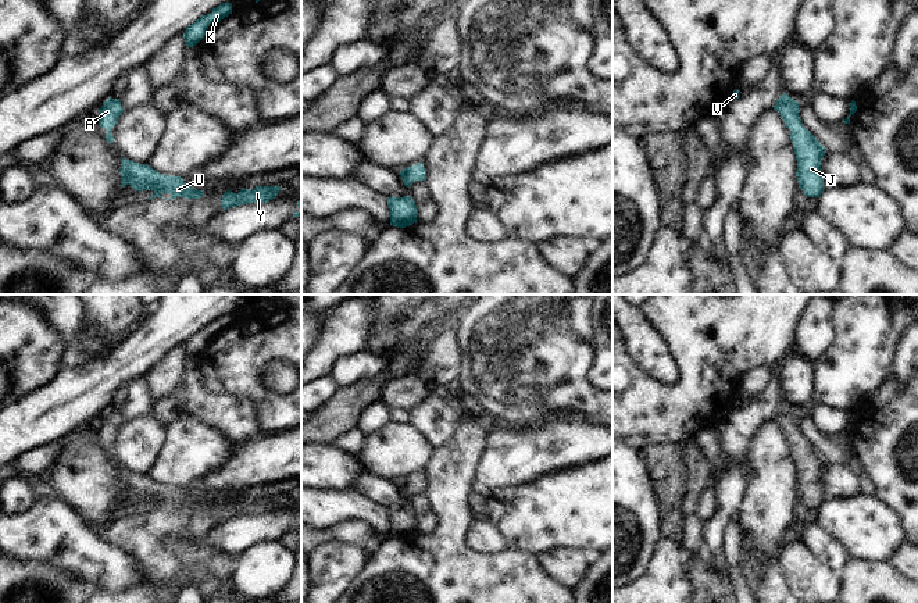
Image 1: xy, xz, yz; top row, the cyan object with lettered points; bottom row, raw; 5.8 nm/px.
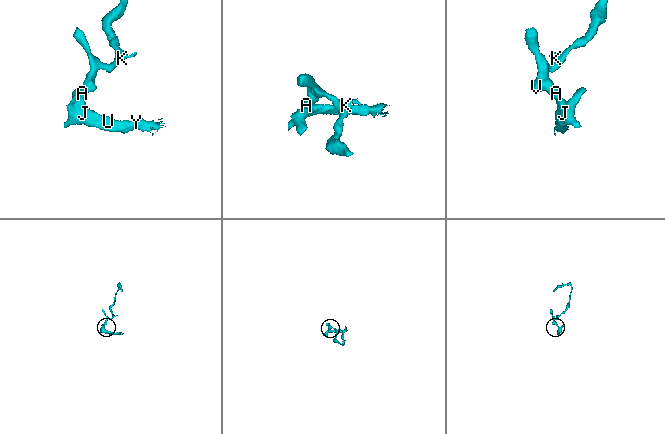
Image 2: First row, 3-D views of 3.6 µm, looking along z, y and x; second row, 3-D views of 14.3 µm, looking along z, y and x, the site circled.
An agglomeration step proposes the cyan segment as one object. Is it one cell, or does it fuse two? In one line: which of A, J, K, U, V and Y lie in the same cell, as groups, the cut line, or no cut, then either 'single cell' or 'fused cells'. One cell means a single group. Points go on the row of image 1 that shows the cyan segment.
A J K U V Y; no cut; single cell

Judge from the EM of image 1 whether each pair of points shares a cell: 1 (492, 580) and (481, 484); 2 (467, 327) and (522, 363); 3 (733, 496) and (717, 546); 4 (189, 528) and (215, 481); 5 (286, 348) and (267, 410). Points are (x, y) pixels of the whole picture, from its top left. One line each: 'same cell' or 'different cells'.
1: different cells
2: same cell
3: same cell
4: different cells
5: same cell

